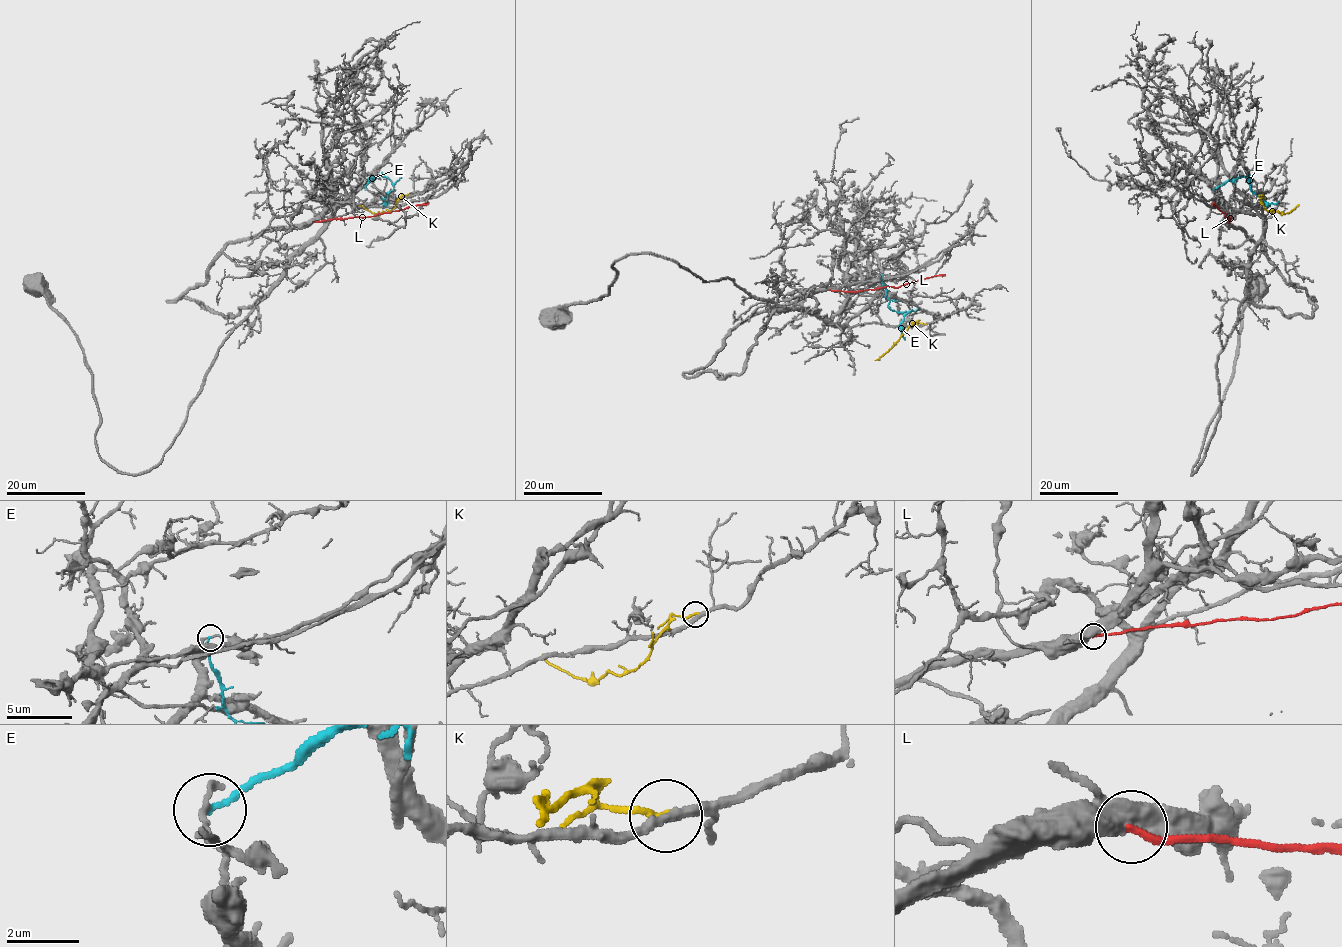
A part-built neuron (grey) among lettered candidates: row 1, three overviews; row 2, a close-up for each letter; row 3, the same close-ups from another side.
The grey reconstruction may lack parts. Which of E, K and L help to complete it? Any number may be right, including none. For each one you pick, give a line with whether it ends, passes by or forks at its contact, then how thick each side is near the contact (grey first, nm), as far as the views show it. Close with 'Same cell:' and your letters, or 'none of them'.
Same cell: none of them

